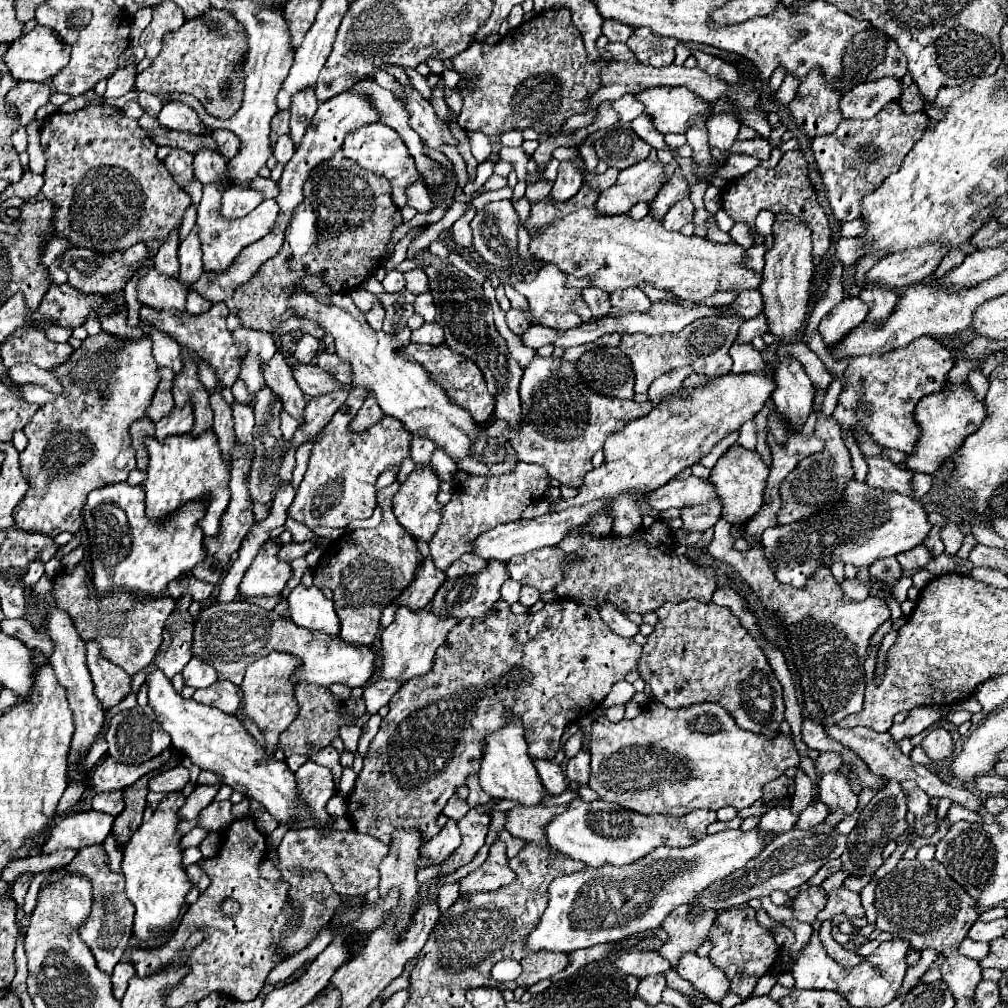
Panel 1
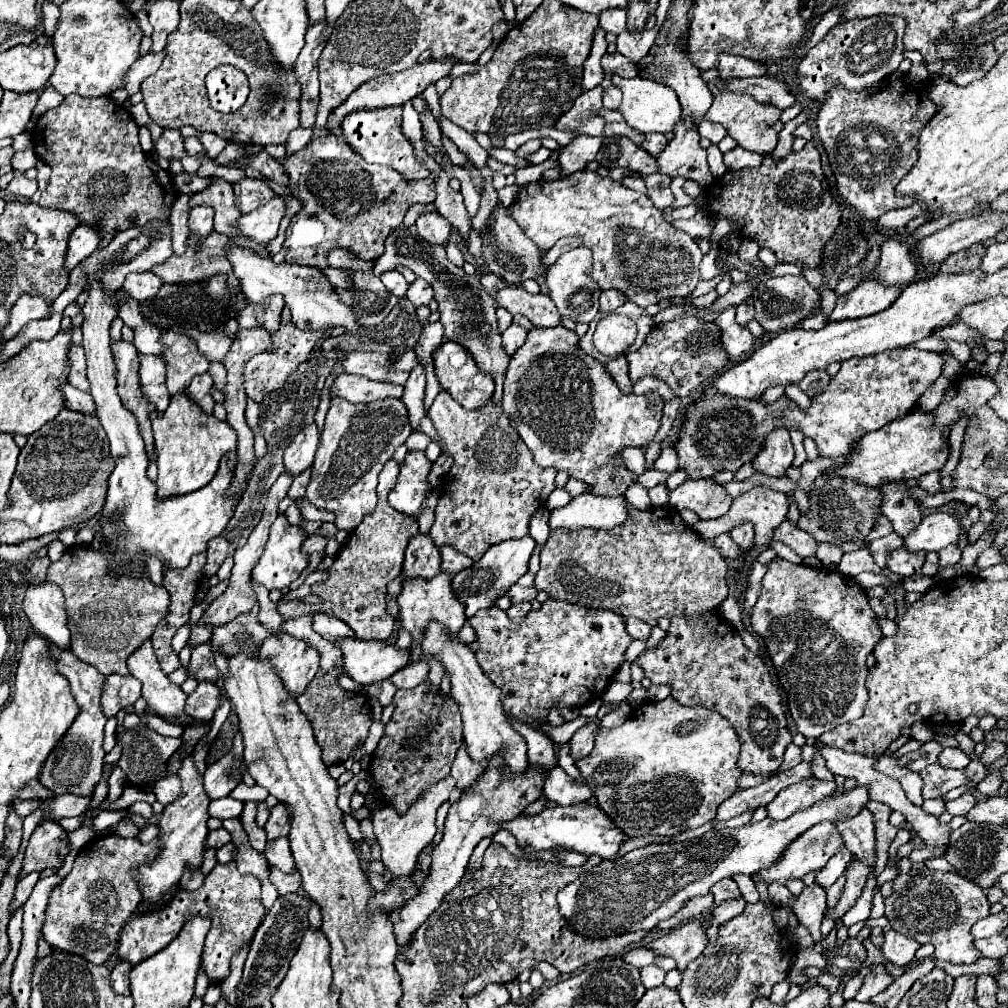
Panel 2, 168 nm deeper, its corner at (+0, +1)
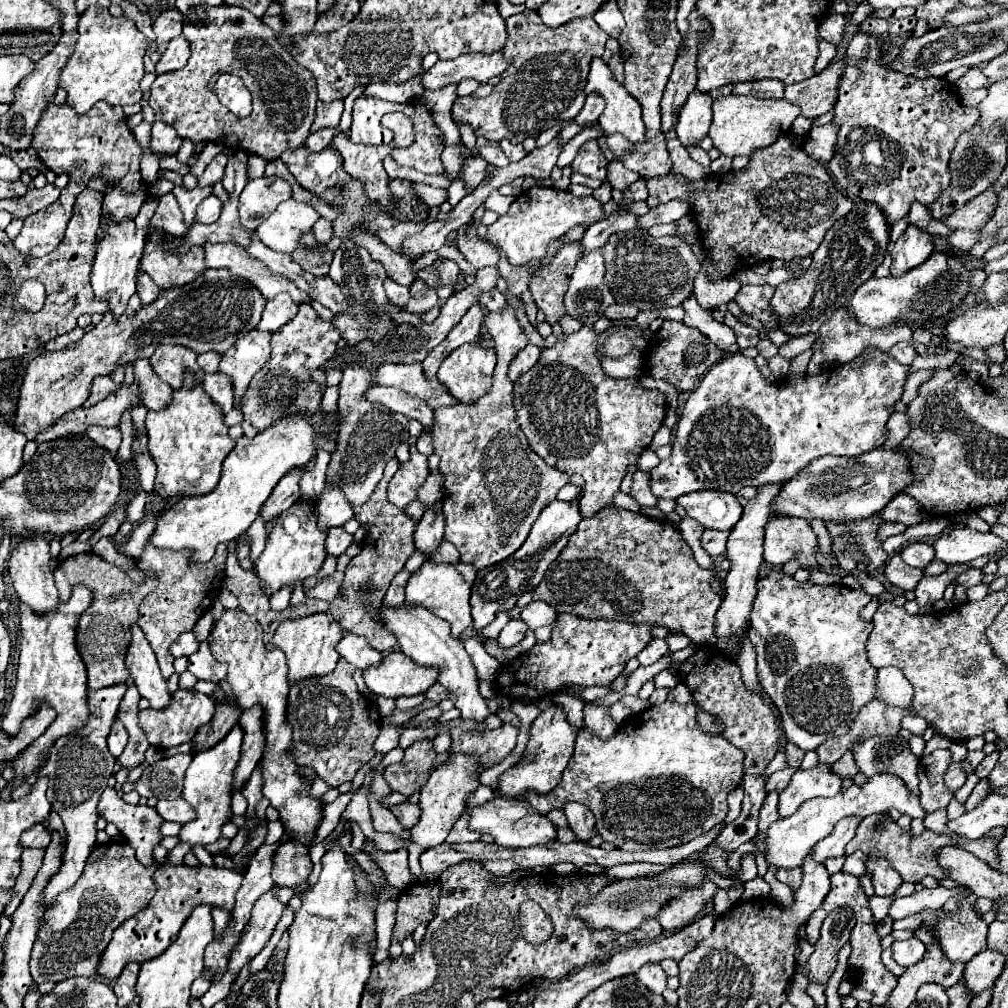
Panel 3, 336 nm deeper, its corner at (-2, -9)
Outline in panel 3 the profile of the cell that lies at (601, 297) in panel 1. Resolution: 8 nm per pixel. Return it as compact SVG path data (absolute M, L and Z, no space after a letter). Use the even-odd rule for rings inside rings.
M614 303L610 305L604 315L610 319L610 321L620 321L620 319L632 319L638 315L638 309L632 307L632 305L620 305L620 303Z

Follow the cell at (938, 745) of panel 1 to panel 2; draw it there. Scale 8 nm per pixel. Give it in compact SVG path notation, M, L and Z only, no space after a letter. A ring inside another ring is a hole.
M944 747L942 753L940 753L940 757L938 757L938 763L942 767L948 767L948 769L964 769L970 763L970 759L958 747Z

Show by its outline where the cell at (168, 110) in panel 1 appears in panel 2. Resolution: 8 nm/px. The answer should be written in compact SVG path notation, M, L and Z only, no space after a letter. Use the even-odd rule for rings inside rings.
M198 133L198 139L202 141L202 145L206 149L206 155L210 159L216 159L222 153L222 149L226 147L226 141L222 137L214 135L214 133Z

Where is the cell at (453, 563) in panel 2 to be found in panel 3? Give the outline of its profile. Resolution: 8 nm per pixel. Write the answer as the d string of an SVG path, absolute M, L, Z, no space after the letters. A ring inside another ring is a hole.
M442 539L442 543L440 543L438 551L436 551L436 553L432 553L432 555L430 555L430 559L432 559L434 563L452 563L452 565L460 561L456 547L454 547L452 543L448 543L446 539Z

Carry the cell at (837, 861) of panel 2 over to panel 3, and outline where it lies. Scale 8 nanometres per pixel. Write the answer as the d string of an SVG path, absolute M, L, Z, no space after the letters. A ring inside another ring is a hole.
M856 851L852 855L846 855L842 873L850 873L850 875L856 875L856 877L864 875L864 859L866 859L866 855L862 851Z

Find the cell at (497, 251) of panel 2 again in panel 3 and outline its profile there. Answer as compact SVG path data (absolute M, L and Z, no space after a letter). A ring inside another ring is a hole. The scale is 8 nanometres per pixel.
M566 243L556 253L554 261L550 261L548 265L540 265L528 281L528 289L534 297L534 303L546 313L546 321L550 325L566 313L562 299L568 289L570 273L574 271L574 265L580 255L580 243Z

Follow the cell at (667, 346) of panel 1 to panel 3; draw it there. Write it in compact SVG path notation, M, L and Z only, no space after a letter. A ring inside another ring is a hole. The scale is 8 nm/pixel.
M664 321L664 325L652 335L644 351L644 367L650 377L672 383L680 393L694 391L696 385L704 379L712 365L722 361L724 353L702 335L696 327L684 325L684 321Z

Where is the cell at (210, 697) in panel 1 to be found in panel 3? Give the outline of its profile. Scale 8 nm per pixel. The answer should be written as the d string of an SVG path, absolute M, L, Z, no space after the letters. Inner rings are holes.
M178 689L172 695L172 703L166 707L166 711L156 711L156 709L140 711L140 727L144 729L150 745L154 745L154 747L176 747L180 743L192 741L196 731L214 717L214 711L216 711L216 703L210 695L190 693L190 691Z

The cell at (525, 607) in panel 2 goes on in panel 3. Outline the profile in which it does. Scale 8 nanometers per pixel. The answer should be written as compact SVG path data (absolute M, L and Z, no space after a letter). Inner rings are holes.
M510 619L510 623L500 631L498 643L502 647L512 647L524 639L526 631L528 631L528 625L524 625L522 619Z

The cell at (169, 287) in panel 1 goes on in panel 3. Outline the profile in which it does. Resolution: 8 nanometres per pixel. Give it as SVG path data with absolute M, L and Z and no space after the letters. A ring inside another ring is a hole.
M142 273L142 275L138 277L138 285L136 285L136 293L140 295L140 301L142 301L142 305L148 305L148 303L152 303L152 301L154 301L154 299L158 297L160 289L156 287L156 283L152 283L150 275Z

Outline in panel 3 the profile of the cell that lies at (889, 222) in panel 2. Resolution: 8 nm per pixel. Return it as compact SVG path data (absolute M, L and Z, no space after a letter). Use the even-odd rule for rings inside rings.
M986 189L984 193L980 193L978 197L970 199L966 205L956 209L954 213L946 215L942 221L950 229L976 231L976 229L980 229L980 227L984 227L988 223L988 219L990 219L994 209L996 209L996 195L990 189Z

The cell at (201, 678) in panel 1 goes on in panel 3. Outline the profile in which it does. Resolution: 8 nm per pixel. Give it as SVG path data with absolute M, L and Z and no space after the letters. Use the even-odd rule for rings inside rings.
M204 641L196 653L188 657L188 671L194 673L198 679L218 683L224 679L224 663L218 663L210 651L210 643Z

